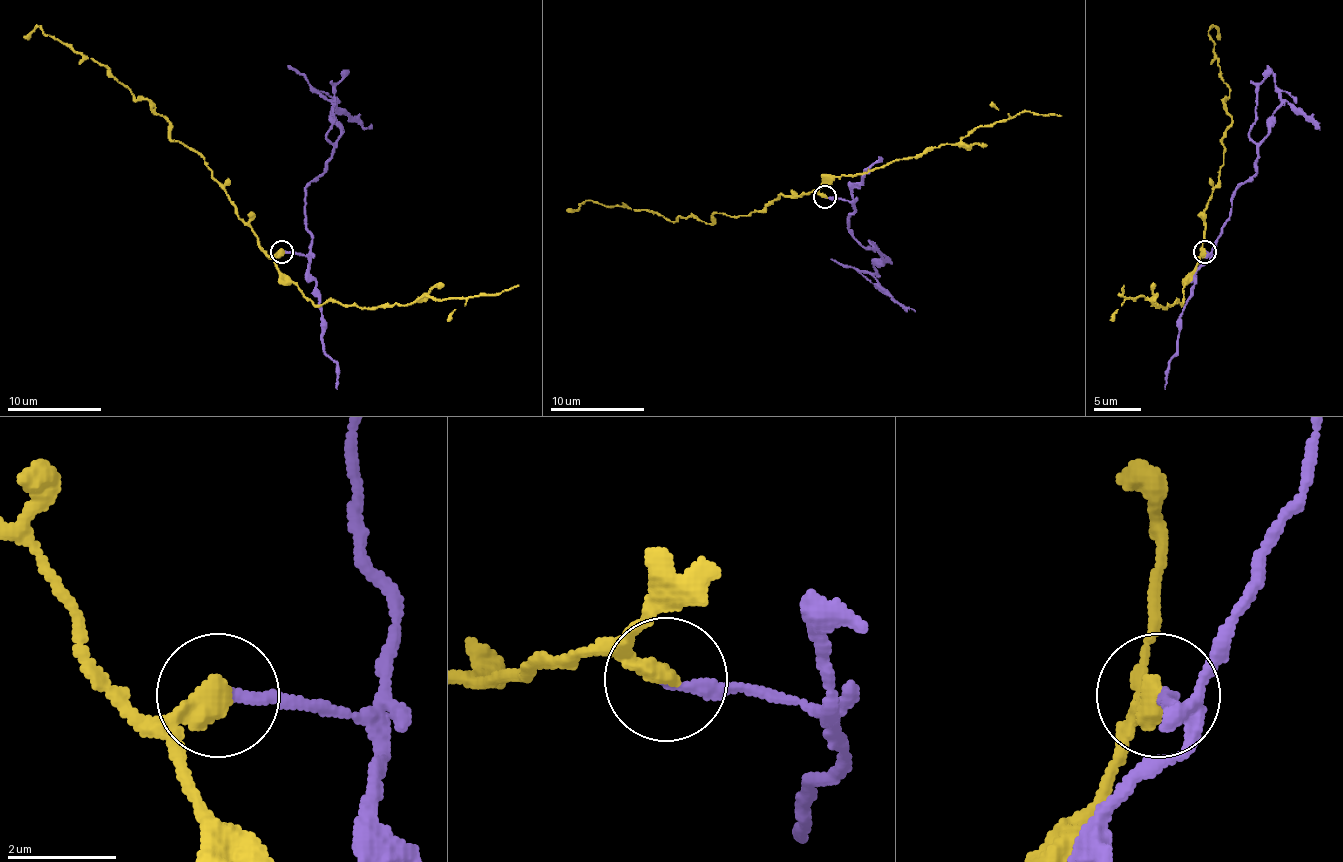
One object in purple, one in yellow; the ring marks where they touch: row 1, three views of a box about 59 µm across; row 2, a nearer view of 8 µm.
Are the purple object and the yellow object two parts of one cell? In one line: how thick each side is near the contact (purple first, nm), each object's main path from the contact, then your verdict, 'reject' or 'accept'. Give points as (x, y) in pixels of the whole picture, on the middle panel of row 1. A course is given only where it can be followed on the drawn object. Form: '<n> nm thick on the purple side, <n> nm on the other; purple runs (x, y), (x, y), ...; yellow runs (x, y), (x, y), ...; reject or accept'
190 nm thick on the purple side, 440 nm on the other; purple runs (825, 196), (844, 198), (853, 205), (849, 231), (884, 259), (874, 264), (877, 278), (903, 306), (914, 311); yellow runs (825, 196), (781, 194), (755, 212), (715, 212), (705, 224), (586, 201), (567, 208); reject

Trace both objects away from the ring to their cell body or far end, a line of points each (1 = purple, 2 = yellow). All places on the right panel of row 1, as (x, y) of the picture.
1: (1204, 251), (1213, 249), (1230, 216), (1232, 195), (1256, 174), (1258, 146), (1272, 115), (1286, 101), (1319, 124)
2: (1204, 251), (1202, 216), (1232, 117), (1216, 38)

